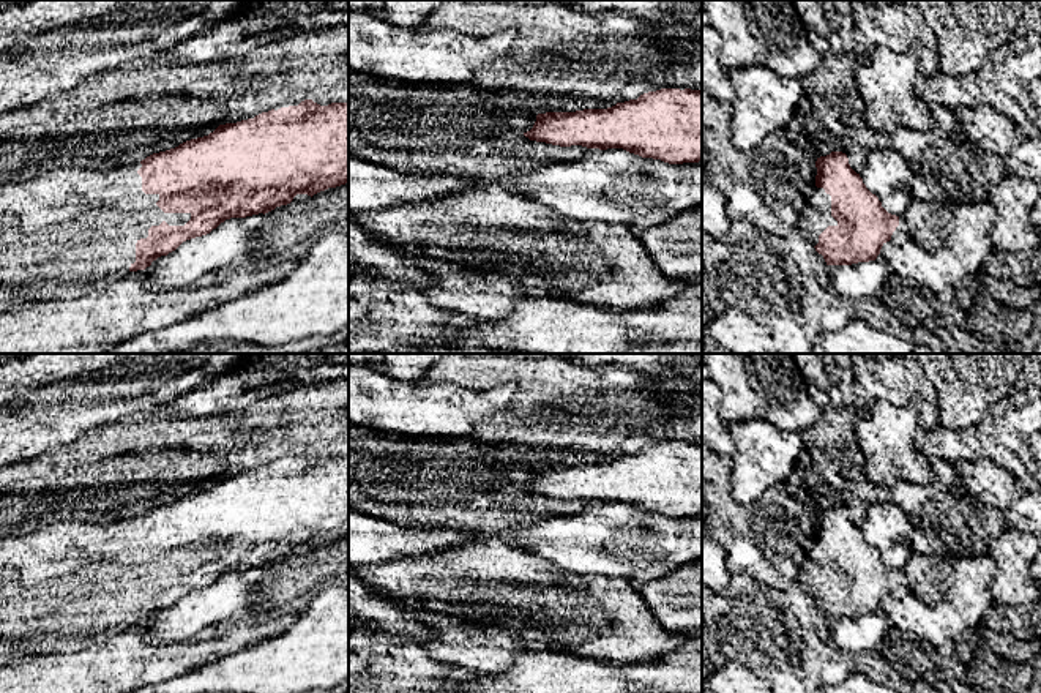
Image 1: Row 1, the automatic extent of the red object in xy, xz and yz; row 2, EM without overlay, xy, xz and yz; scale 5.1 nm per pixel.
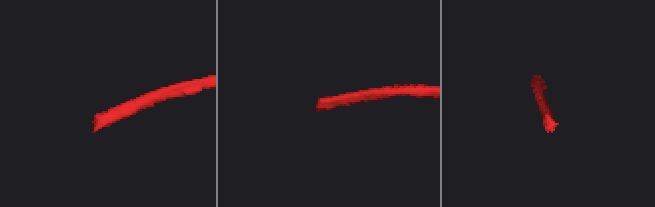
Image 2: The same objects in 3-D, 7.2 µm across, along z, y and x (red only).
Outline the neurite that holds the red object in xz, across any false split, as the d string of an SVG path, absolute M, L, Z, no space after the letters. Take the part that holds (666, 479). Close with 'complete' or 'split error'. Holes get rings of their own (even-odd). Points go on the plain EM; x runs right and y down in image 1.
M661 442L607 463L538 467L533 481L524 489L560 500L623 502L669 518L699 516L702 515L702 444Z | complete

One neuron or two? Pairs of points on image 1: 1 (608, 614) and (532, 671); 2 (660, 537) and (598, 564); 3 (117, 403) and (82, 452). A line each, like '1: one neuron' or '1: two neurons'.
1: two neurons
2: one neuron
3: two neurons

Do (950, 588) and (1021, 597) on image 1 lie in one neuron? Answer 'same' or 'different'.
different

